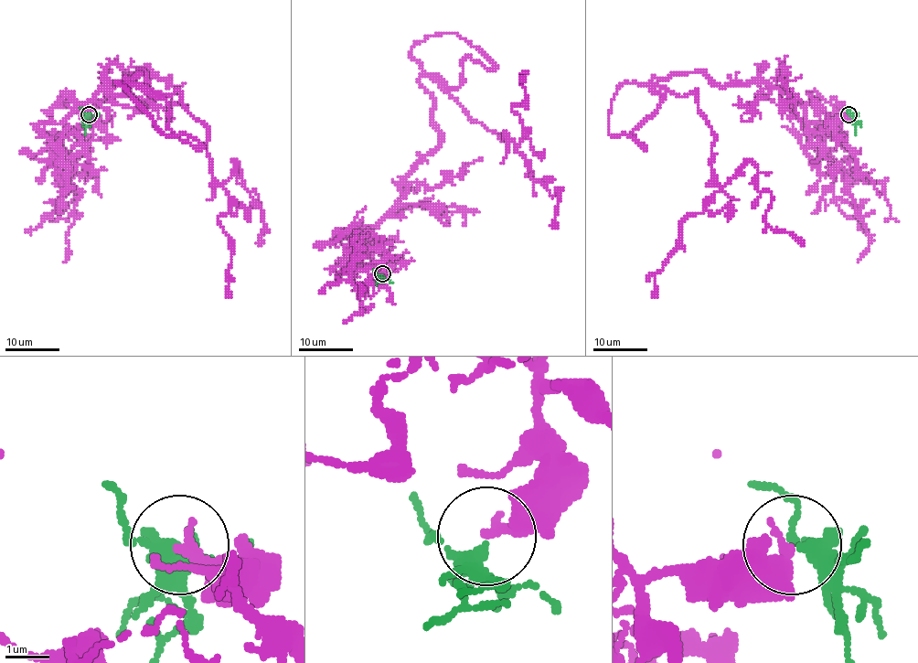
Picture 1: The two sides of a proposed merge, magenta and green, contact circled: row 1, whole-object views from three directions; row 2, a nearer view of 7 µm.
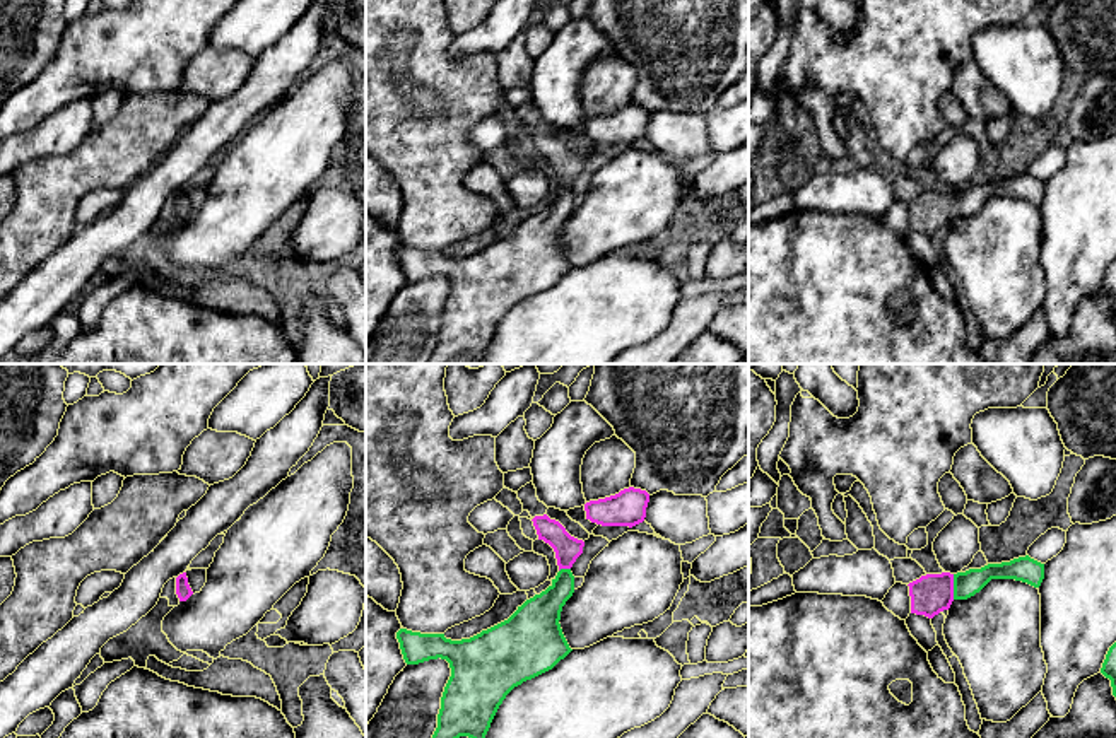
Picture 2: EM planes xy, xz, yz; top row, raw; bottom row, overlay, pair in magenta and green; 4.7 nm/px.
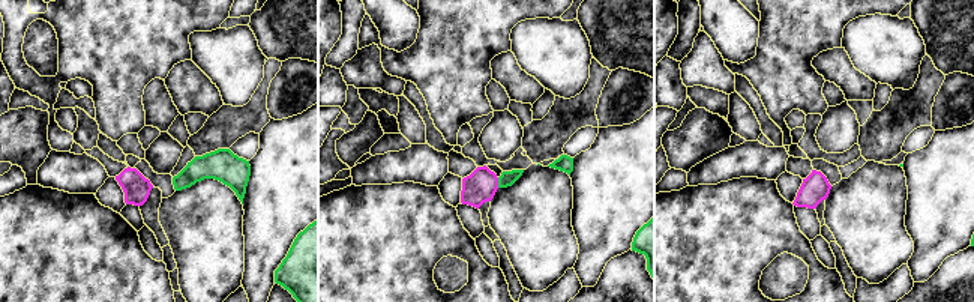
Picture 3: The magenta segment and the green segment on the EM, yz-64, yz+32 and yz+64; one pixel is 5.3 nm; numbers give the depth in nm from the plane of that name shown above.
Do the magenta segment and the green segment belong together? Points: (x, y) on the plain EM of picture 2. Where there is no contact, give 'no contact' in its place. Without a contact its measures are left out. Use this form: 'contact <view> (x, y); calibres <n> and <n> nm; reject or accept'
contact yz (952, 204); calibres 190 and 120 nm; accept

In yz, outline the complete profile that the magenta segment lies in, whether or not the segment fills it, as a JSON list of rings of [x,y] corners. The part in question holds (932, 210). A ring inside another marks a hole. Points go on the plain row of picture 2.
[[[1025,173],[957,191],[921,193],[907,202],[911,231],[933,236],[940,229],[949,227],[954,217],[967,217],[979,210],[991,196],[1015,196],[1039,205],[1044,196],[1044,181]]]

